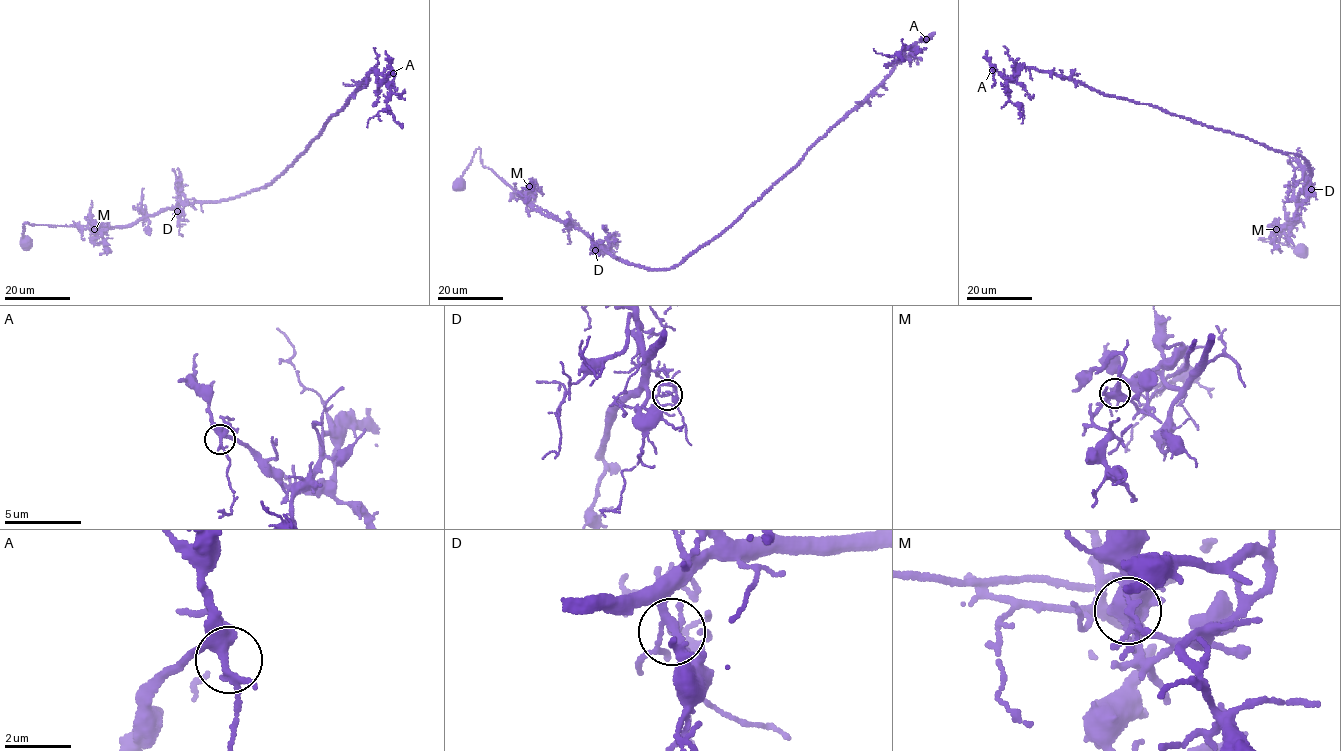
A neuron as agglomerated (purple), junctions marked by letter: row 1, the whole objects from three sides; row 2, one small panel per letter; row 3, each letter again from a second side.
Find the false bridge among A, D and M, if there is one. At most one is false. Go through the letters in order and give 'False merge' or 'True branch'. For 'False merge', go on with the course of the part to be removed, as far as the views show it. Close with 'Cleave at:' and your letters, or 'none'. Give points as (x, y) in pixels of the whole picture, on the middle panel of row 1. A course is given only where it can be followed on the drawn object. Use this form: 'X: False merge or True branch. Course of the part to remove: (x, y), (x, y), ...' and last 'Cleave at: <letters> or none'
A: True branch
D: True branch
M: True branch
Cleave at: none

